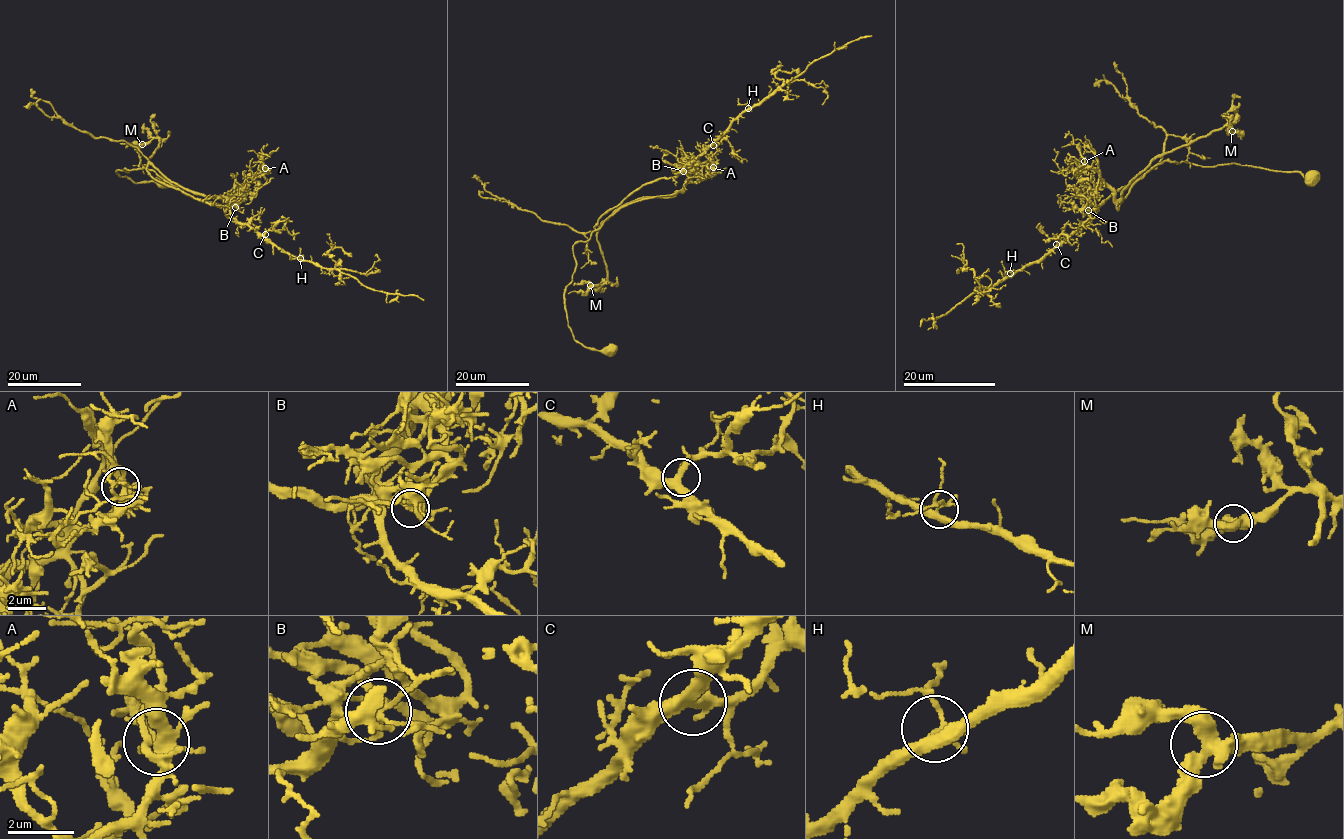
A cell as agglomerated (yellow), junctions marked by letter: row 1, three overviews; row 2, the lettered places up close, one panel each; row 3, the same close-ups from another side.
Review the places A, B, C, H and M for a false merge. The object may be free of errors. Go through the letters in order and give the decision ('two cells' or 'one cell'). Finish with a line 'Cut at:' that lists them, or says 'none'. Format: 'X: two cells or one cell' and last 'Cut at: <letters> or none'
A: one cell
B: two cells
C: one cell
H: one cell
M: one cell
Cut at: B

